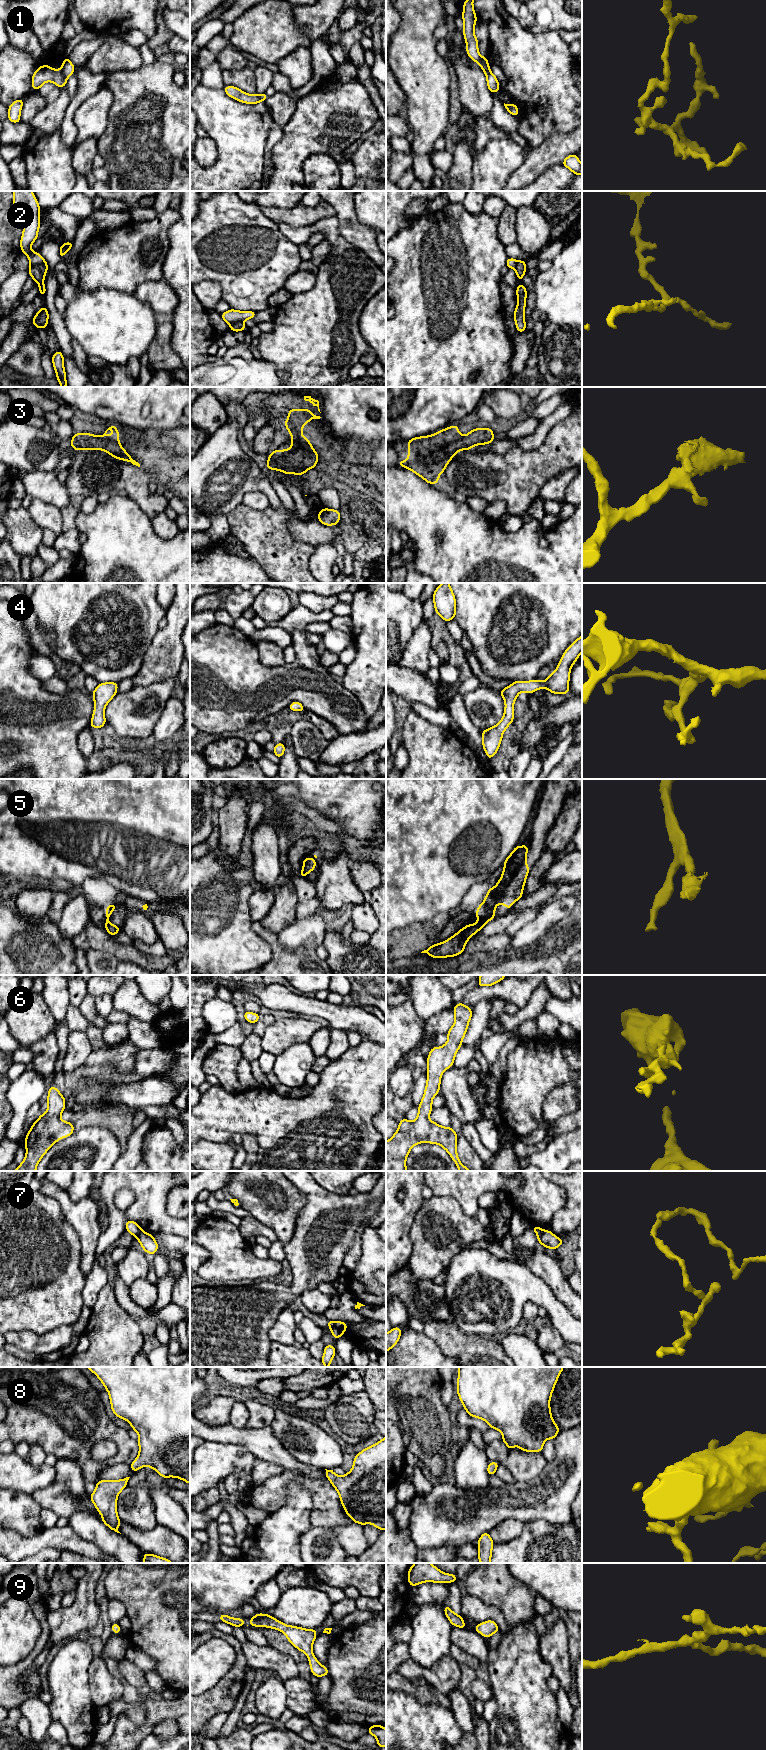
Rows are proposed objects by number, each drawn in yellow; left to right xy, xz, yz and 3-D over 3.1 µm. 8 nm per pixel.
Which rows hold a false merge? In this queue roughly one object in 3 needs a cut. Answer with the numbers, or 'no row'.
1, 2, 7

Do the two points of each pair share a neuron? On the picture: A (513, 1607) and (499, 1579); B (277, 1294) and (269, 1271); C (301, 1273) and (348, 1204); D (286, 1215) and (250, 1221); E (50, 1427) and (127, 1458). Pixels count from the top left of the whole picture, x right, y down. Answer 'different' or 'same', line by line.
A: same
B: different
C: same
D: different
E: same

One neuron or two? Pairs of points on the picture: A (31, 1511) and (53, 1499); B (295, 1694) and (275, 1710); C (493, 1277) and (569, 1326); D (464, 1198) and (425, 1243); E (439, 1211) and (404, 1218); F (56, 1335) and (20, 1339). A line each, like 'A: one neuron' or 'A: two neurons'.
A: two neurons
B: two neurons
C: one neuron
D: two neurons
E: two neurons
F: one neuron

